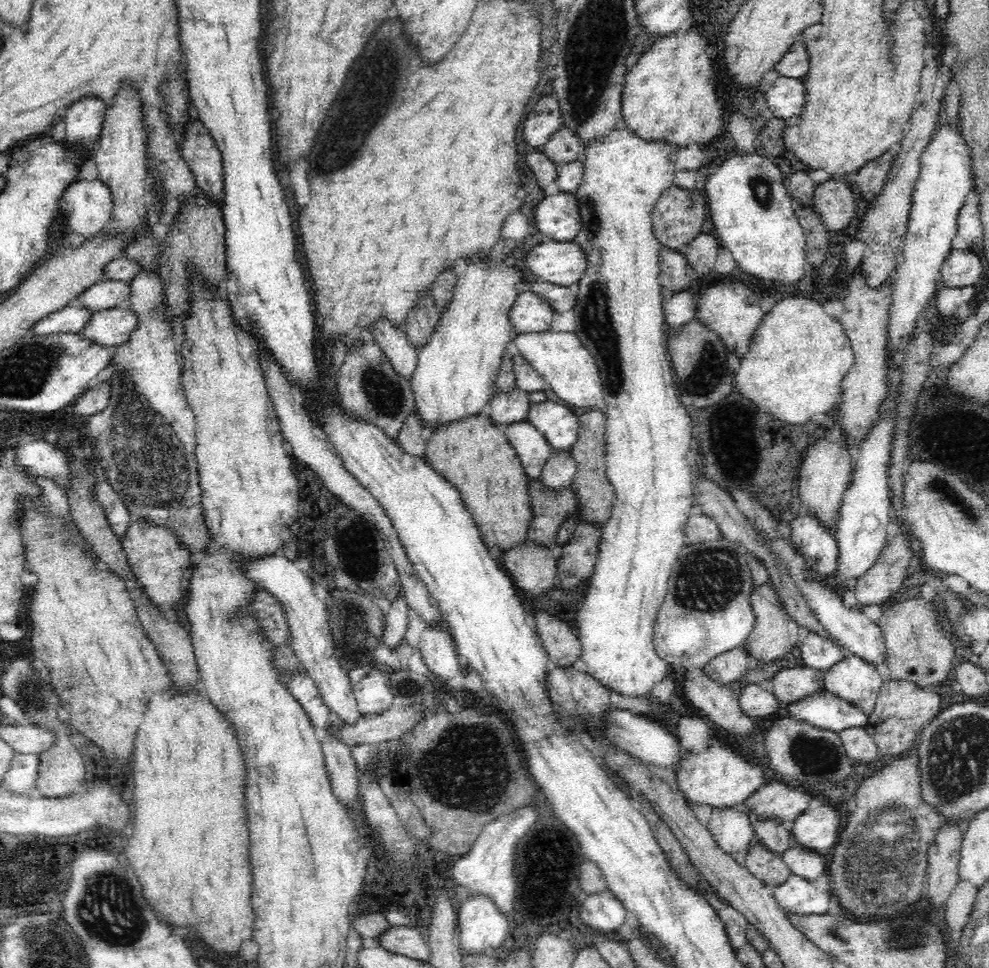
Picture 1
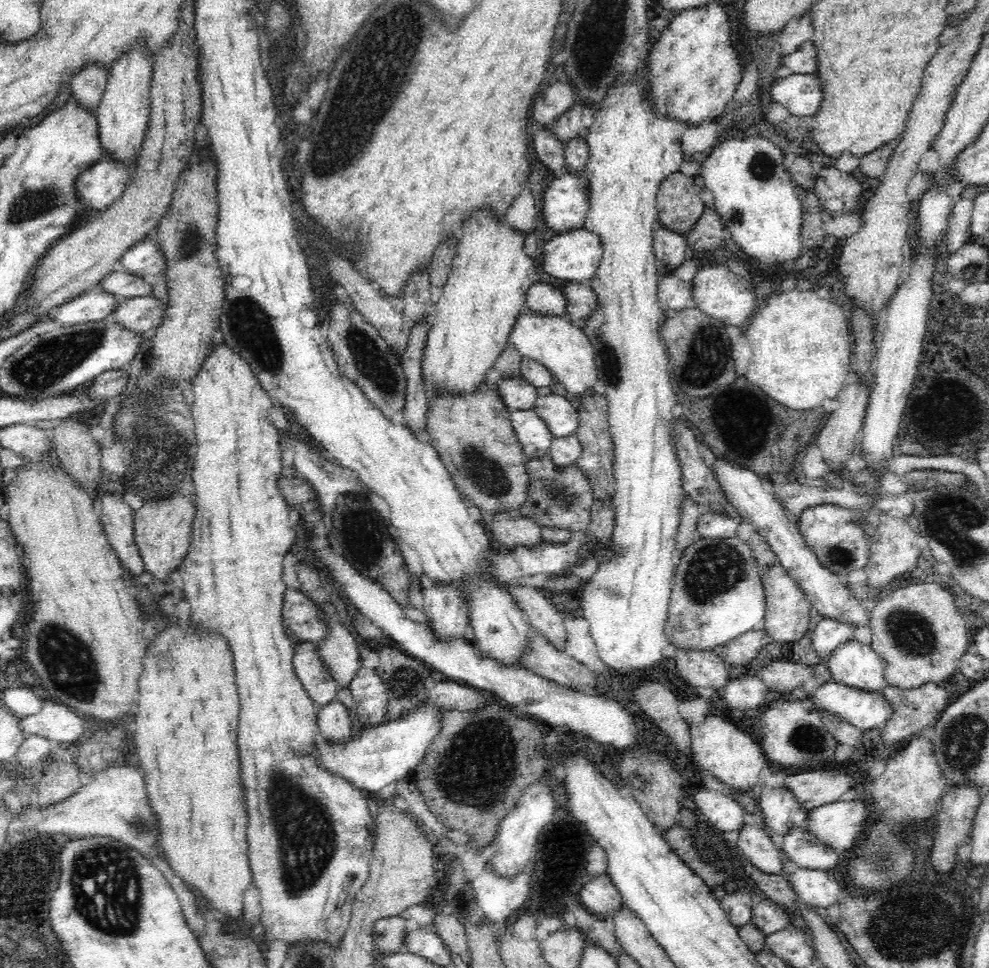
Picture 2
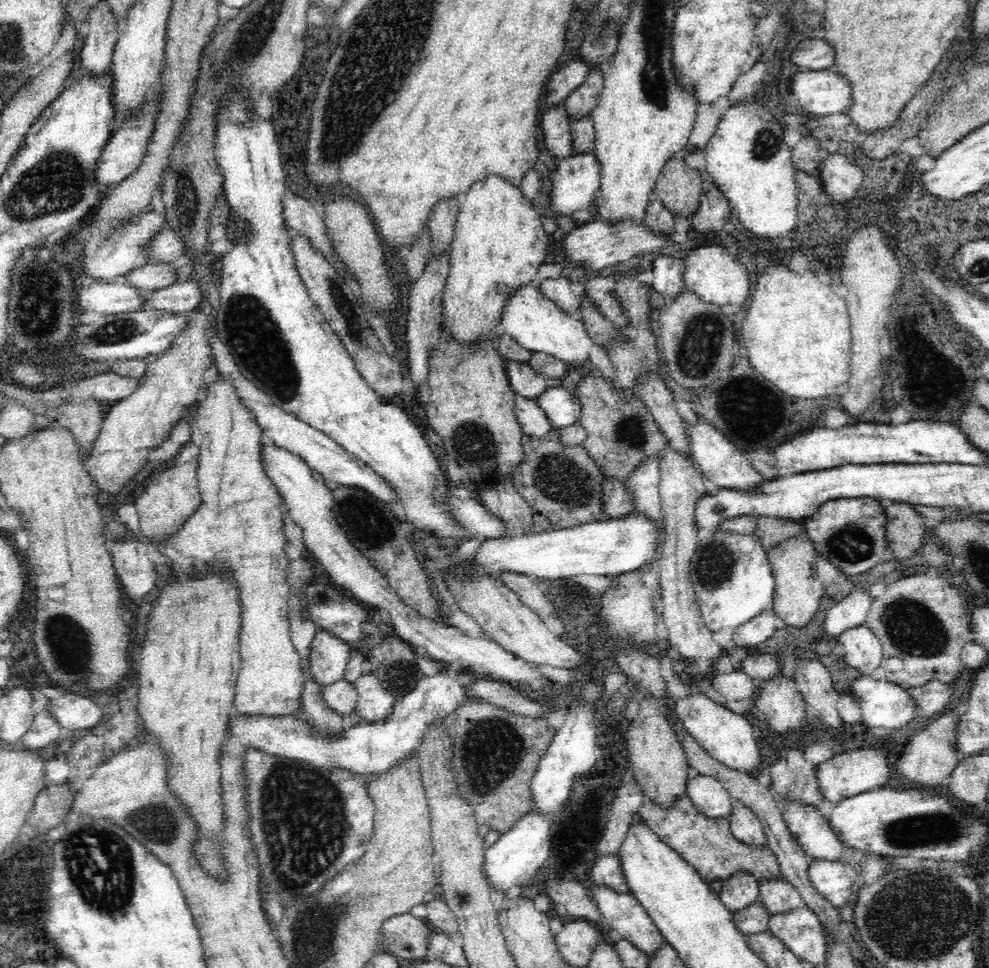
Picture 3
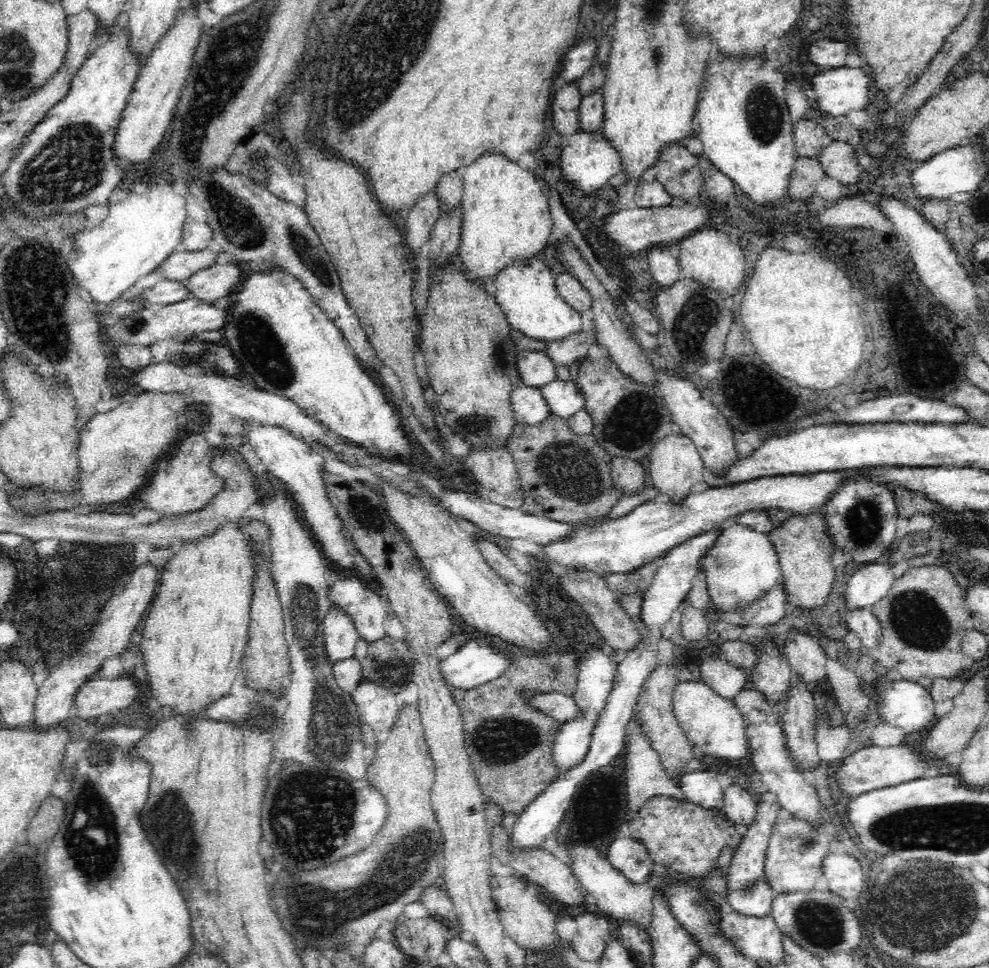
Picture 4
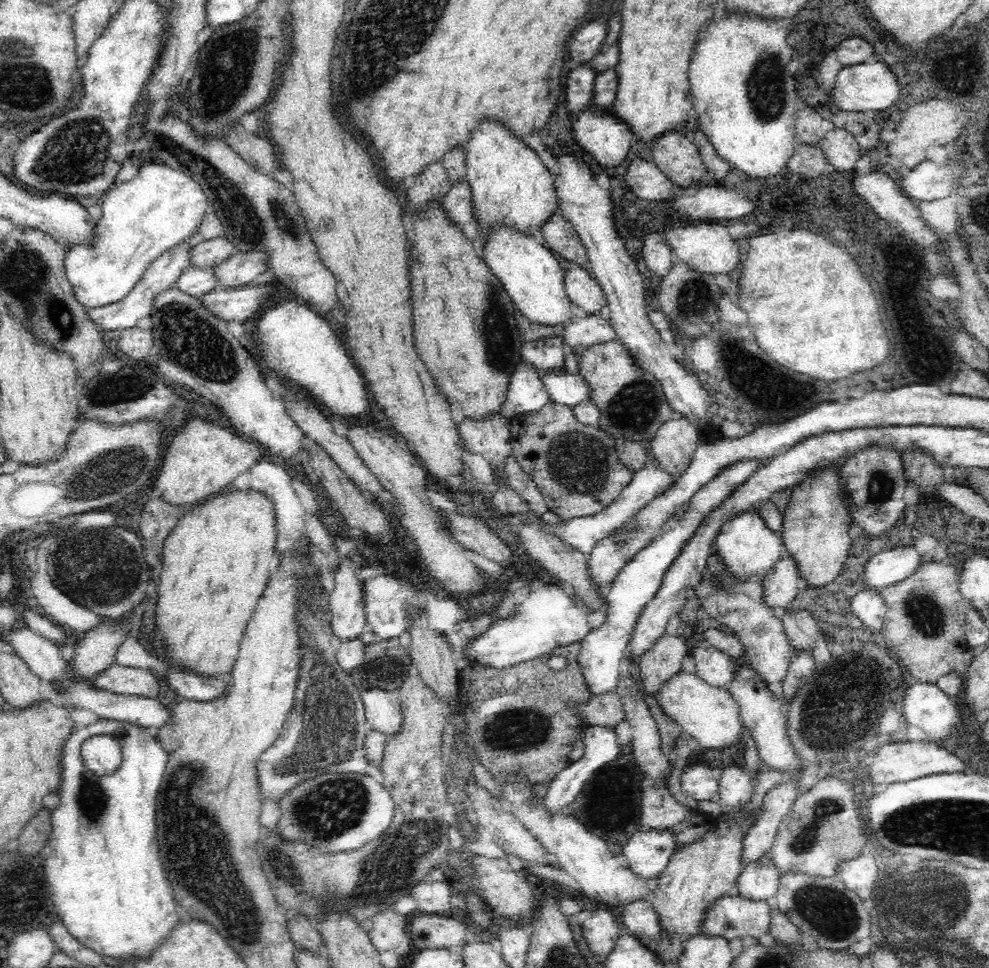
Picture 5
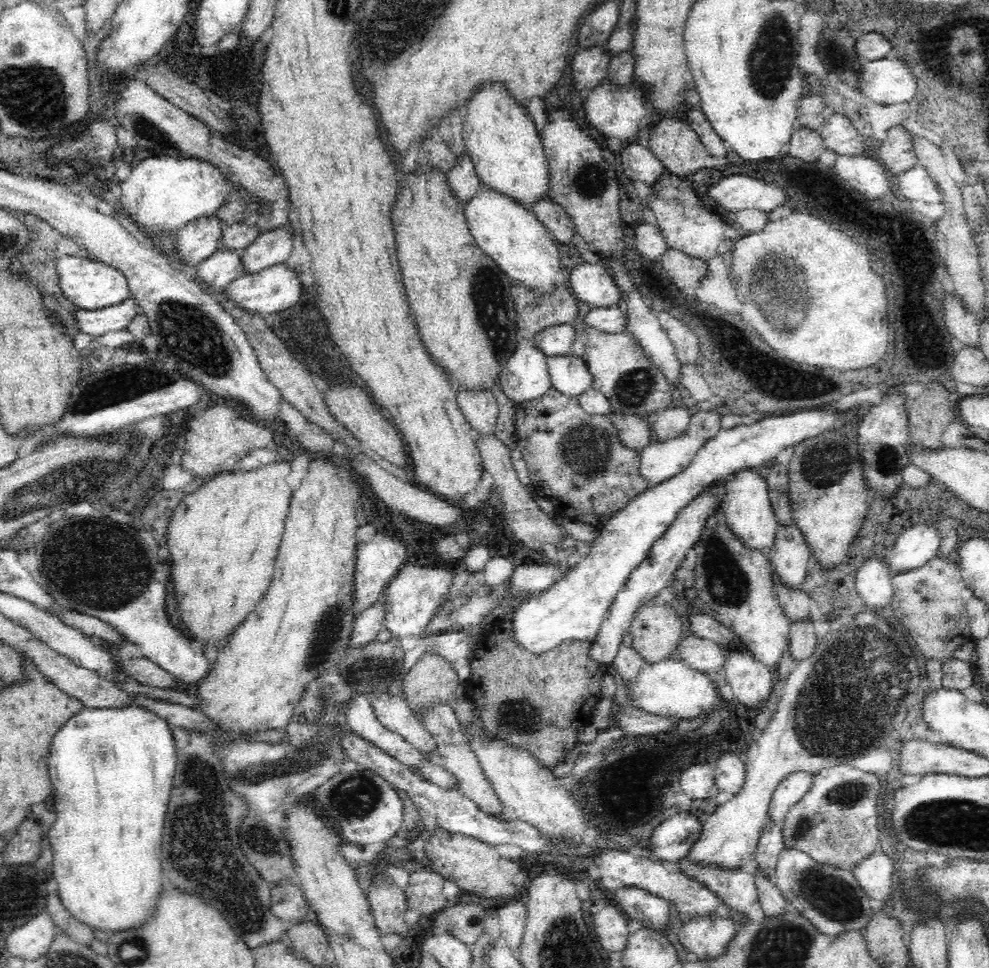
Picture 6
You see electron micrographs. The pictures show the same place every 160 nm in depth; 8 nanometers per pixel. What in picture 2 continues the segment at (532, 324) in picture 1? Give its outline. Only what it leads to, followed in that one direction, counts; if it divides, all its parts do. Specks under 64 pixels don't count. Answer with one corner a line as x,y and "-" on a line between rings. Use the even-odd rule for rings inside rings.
534,283
527,292
526,307
547,316
565,316
568,313
567,296
560,283

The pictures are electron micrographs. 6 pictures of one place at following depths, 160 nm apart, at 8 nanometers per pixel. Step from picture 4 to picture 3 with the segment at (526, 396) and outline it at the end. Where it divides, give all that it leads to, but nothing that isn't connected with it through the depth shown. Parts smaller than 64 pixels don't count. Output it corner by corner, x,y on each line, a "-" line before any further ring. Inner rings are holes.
516,395
515,413
523,434
541,437
551,427
550,419
534,397

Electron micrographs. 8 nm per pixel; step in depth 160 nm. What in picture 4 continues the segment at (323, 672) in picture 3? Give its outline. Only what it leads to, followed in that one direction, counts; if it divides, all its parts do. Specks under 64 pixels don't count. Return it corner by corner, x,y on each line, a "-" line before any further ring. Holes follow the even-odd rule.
331,603
324,620
324,647
335,663
354,654
356,641
360,639
354,617
344,607

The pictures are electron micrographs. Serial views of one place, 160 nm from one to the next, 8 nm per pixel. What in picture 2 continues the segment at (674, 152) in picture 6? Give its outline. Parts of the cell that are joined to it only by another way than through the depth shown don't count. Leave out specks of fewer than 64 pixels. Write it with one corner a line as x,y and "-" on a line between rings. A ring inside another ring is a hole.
681,171
668,173
657,192
657,220
666,227
686,235
702,214
702,184
699,177
685,176

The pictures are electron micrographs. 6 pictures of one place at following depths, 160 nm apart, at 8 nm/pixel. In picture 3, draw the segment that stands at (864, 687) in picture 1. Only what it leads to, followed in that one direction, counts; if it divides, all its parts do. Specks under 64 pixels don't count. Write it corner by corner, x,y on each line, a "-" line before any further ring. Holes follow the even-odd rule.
866,624
843,630
838,641
844,648
842,662
856,668
861,676
871,676
883,657
883,646
878,635

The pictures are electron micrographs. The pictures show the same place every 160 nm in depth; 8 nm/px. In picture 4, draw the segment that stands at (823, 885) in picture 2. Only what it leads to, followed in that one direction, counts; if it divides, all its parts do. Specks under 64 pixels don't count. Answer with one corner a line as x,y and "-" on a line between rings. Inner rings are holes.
832,854
822,865
829,888
840,893
844,900
856,903
852,898
860,896
866,890
864,864
848,854

